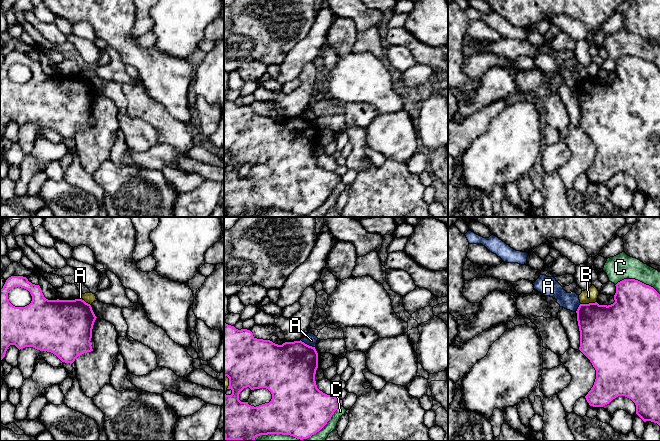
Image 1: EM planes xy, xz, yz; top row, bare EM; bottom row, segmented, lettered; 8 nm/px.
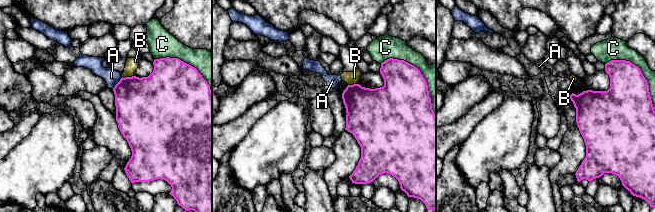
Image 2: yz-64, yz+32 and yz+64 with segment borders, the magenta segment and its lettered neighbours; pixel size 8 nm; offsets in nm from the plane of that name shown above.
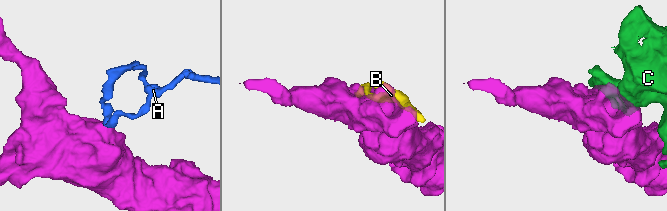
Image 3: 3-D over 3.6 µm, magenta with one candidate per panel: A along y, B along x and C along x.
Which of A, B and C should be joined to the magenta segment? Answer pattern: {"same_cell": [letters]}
{"same_cell": []}

